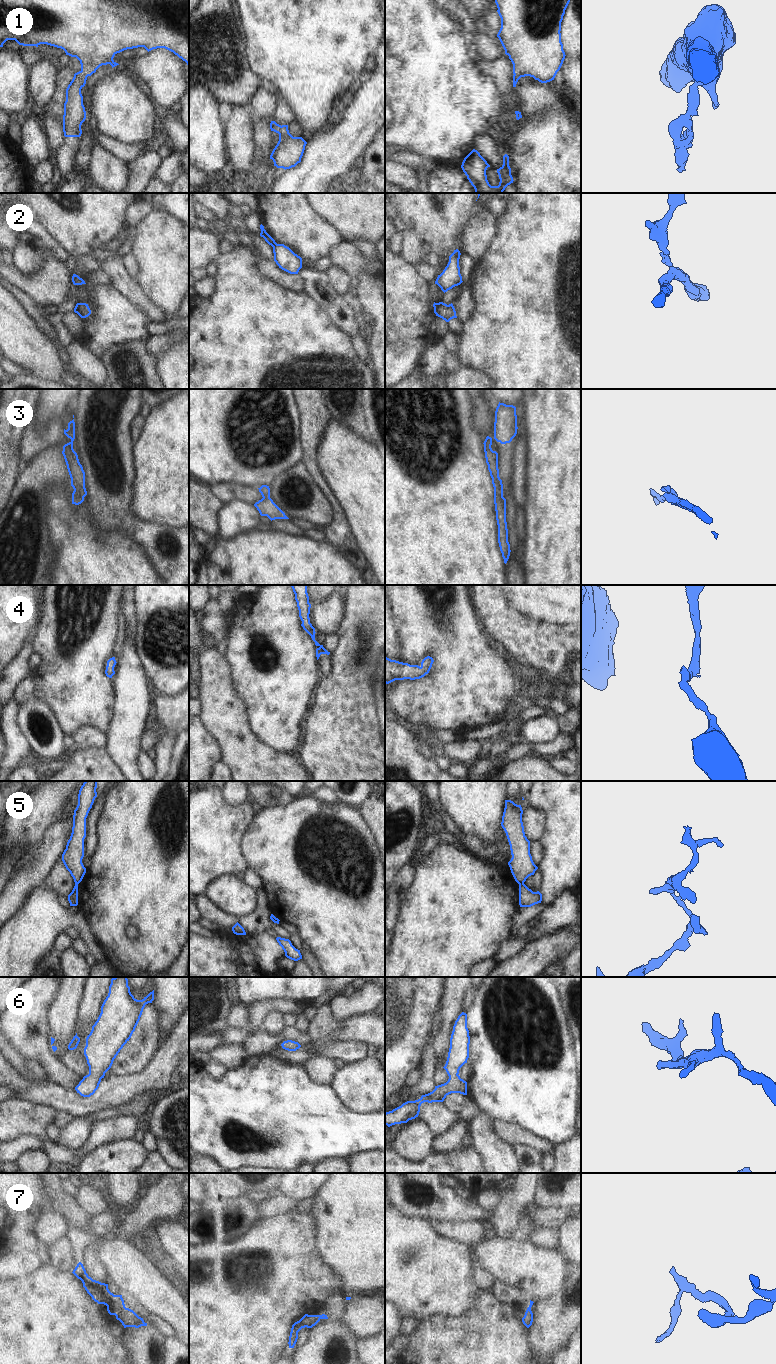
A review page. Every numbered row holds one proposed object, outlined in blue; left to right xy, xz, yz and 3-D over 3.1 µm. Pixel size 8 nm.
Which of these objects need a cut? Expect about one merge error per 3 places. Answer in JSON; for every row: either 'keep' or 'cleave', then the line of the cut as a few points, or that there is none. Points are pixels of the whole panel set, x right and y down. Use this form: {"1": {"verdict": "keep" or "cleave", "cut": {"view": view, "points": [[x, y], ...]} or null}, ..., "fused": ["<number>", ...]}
{"1": {"verdict": "keep", "cut": null}, "2": {"verdict": "cleave", "cut": {"view": "xz", "points": [[276, 243], [272, 246]]}}, "3": {"verdict": "cleave", "cut": {"view": "xz", "points": [[263, 497], [269, 498]]}}, "4": {"verdict": "keep", "cut": null}, "5": {"verdict": "cleave", "cut": {"view": "yz", "points": [[523, 882], [519, 884]]}}, "6": {"verdict": "keep", "cut": null}, "7": {"verdict": "keep", "cut": null}, "fused": ["2", "3", "5"]}

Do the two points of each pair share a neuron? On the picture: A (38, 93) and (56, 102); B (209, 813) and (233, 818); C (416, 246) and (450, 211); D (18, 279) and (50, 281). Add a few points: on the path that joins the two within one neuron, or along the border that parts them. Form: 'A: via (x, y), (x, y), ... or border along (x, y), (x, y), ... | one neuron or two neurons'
A: border along (57, 77), (54, 83), (53, 95), (42, 108) | two neurons
B: via (215, 818), (227, 818) | one neuron
C: border along (408, 226), (416, 232), (421, 242), (428, 249) | two neurons
D: via (26, 281), (42, 281) | one neuron

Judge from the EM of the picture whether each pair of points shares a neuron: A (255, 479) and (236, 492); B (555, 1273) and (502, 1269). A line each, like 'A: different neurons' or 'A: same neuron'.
A: different neurons
B: same neuron

